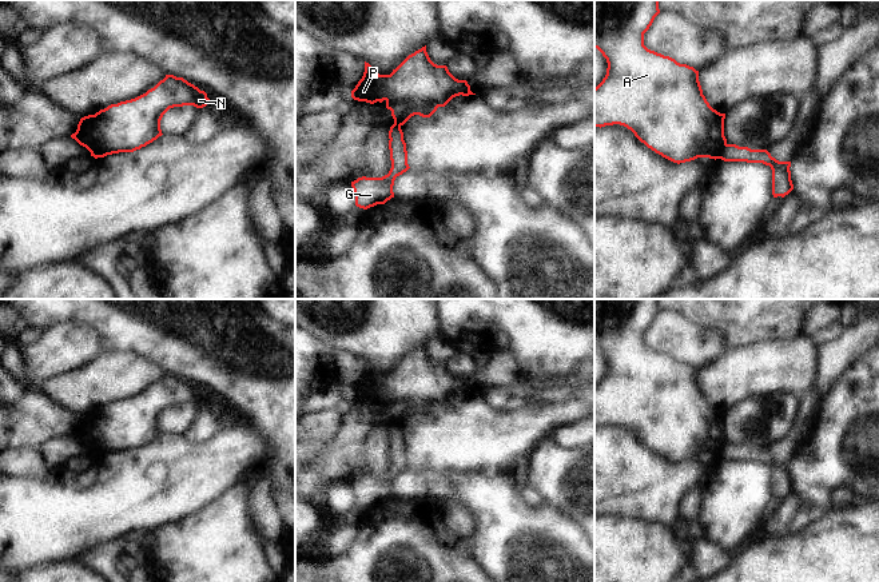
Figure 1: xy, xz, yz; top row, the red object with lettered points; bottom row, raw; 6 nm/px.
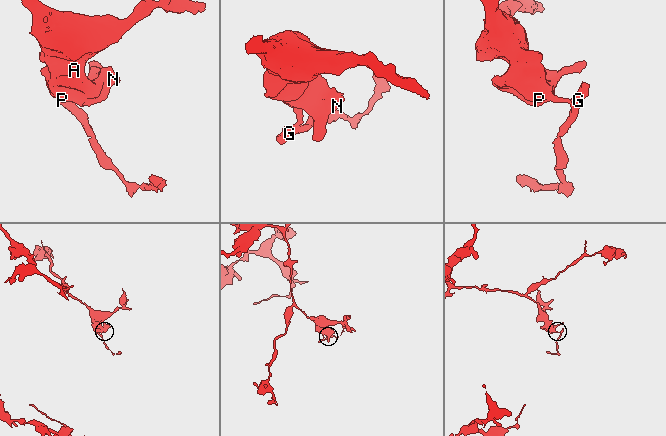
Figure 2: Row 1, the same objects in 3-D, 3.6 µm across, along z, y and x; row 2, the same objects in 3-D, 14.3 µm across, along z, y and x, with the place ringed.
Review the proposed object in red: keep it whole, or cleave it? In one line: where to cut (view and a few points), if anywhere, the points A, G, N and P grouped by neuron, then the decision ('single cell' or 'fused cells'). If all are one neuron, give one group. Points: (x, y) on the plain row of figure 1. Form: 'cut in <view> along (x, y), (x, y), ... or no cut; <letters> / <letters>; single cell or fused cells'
cut in yz along (727, 443), (718, 457); A N P / G; fused cells

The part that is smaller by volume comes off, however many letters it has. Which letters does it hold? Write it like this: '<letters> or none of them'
G

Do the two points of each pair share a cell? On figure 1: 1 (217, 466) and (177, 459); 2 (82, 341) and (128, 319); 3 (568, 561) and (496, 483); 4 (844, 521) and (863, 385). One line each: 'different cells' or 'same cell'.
1: same cell
2: different cells
3: same cell
4: different cells

